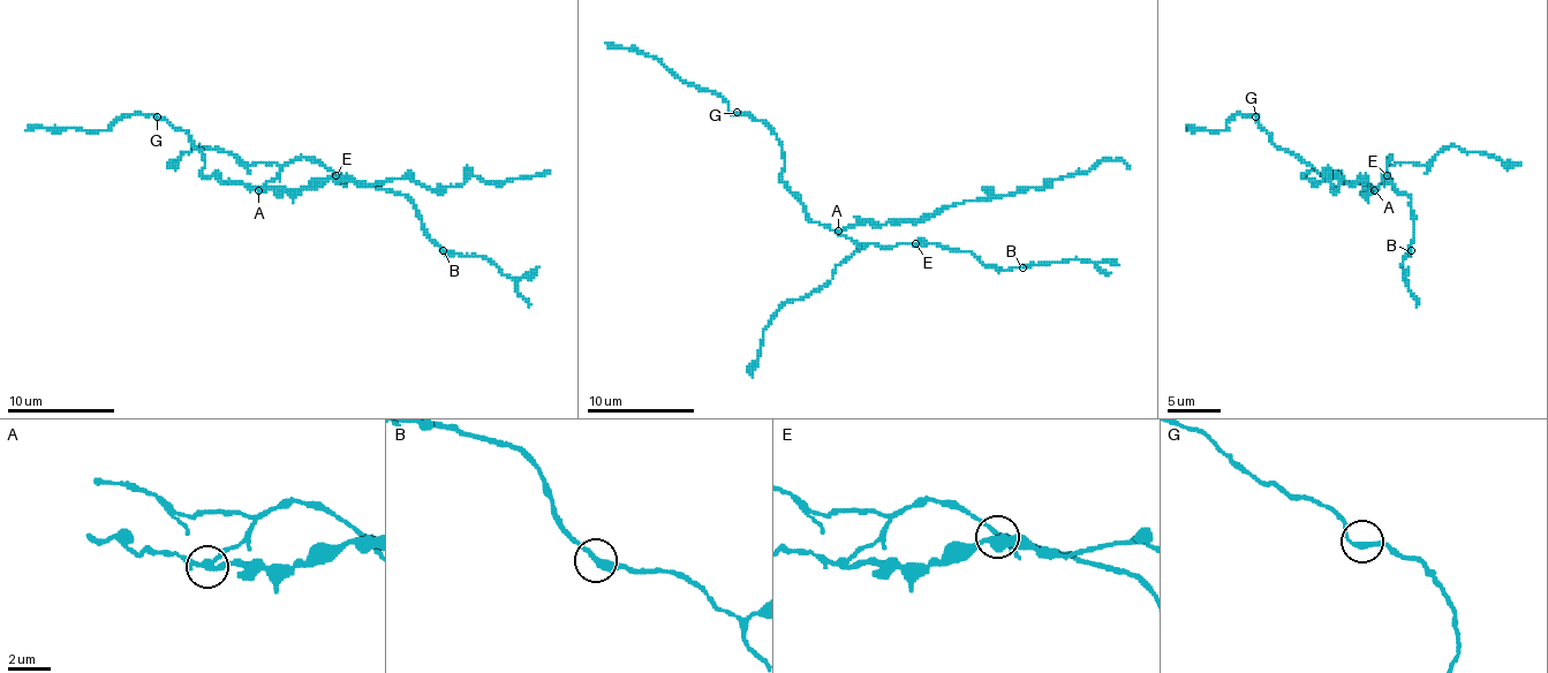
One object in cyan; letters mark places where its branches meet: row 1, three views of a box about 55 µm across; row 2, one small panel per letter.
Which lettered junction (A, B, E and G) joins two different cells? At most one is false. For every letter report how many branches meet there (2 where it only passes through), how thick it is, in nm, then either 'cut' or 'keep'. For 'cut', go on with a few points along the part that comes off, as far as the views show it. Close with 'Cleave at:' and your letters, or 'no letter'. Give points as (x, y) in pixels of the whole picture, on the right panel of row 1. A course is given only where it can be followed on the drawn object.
A: branches 3; calibre 220 nm; cut; course (1373, 189), (1363, 179), (1342, 179), (1336, 189), (1322, 175), (1304, 175), (1312, 171)
B: branches 2; calibre 280 nm; keep
E: branches 3; calibre 240 nm; keep
G: branches 2; calibre 240 nm; keep
Cleave at: A

